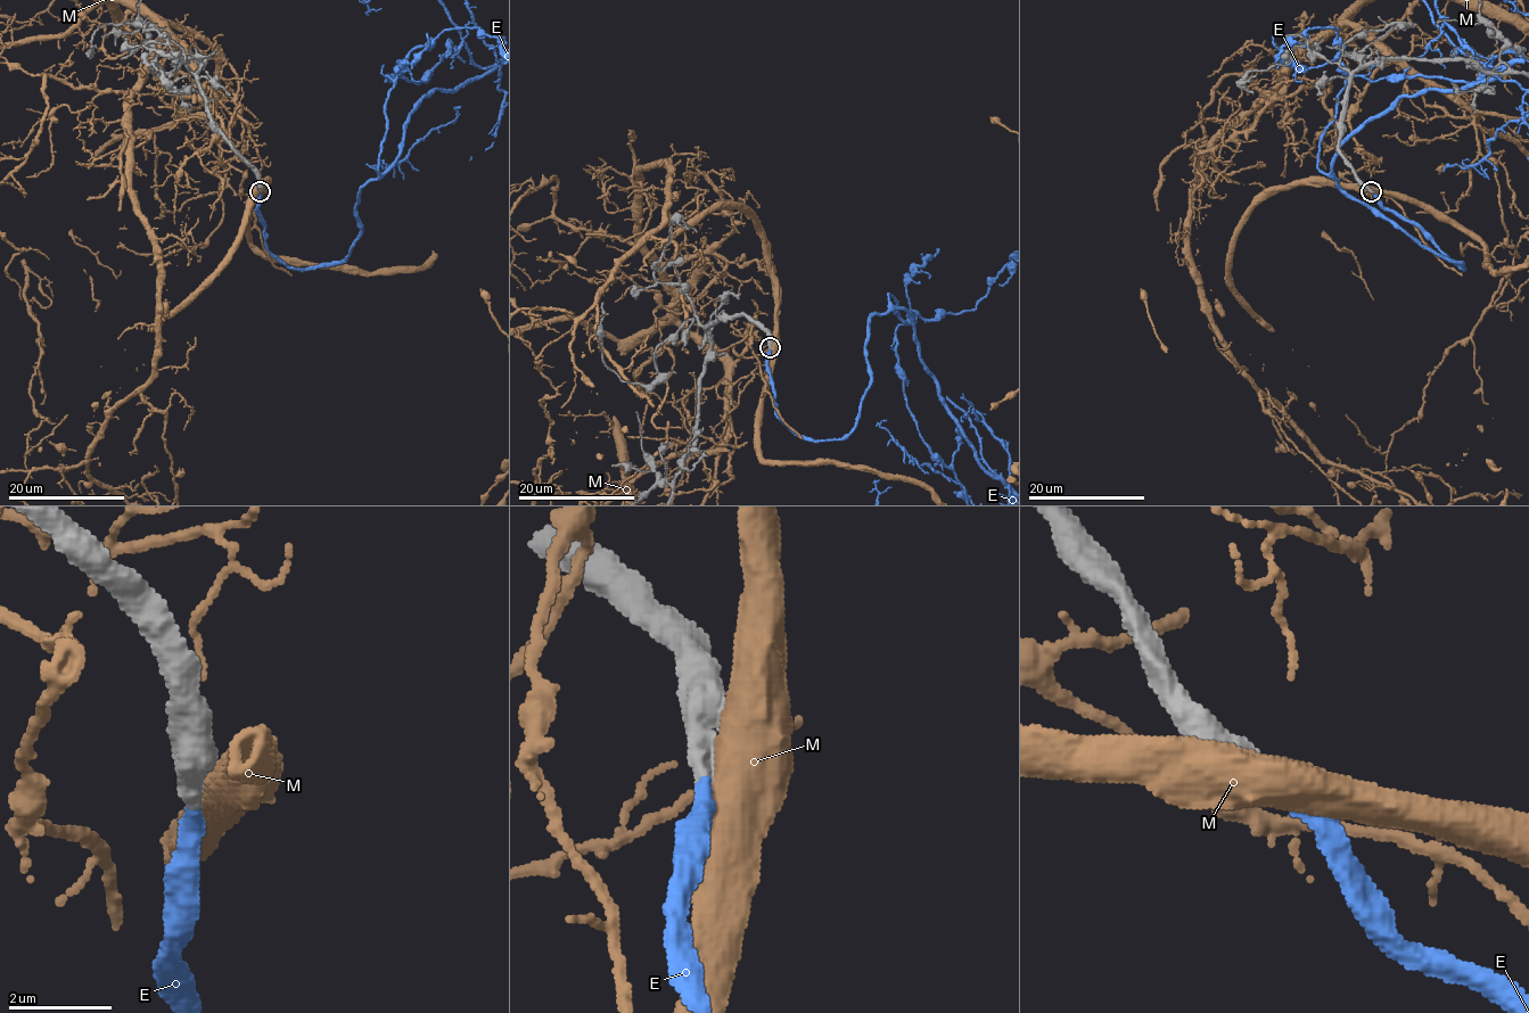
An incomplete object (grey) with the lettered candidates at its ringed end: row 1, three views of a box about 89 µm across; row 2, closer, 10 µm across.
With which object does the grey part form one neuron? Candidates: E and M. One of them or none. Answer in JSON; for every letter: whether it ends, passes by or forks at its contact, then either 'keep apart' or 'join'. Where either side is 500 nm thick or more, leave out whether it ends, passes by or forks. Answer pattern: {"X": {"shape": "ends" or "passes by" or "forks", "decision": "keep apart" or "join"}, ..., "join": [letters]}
{"E": {"shape": "ends", "decision": "join"}, "M": {"decision": "keep apart"}, "join": ["E"]}

